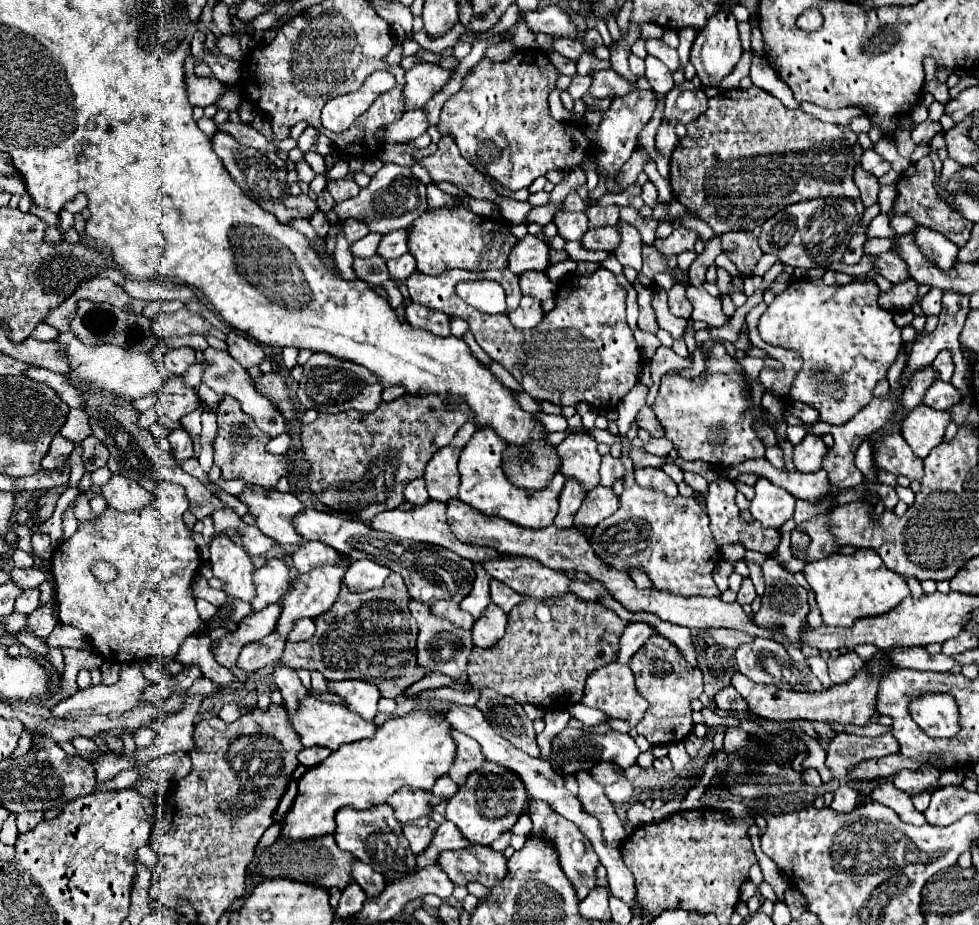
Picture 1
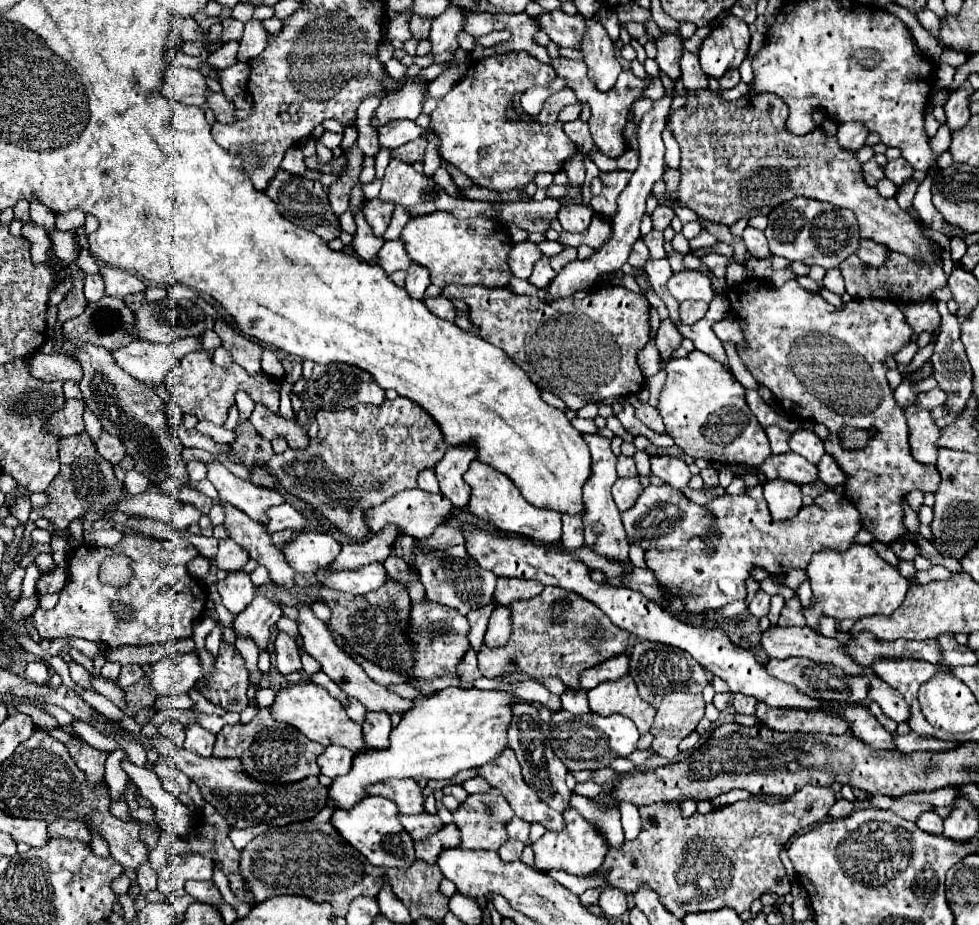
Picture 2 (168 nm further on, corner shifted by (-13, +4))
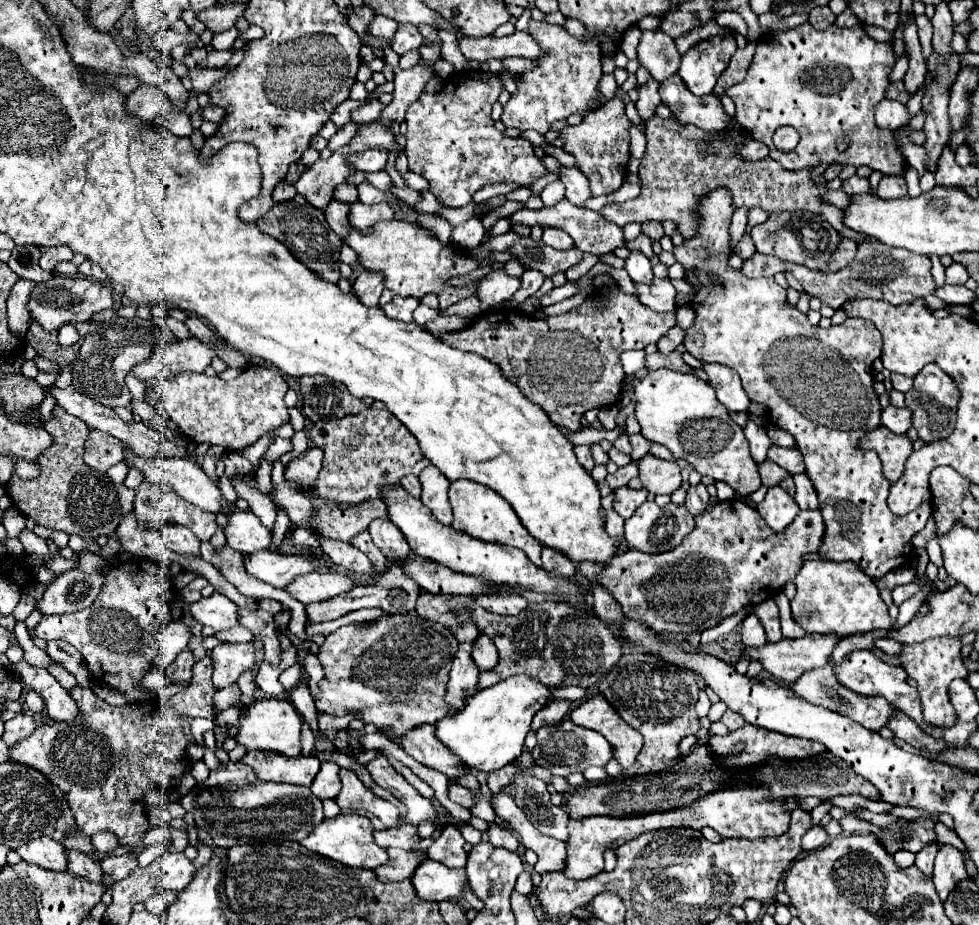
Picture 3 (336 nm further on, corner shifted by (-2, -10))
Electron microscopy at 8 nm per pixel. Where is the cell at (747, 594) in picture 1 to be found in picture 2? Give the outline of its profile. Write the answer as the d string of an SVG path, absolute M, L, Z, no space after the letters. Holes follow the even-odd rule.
M760 590L760 592L754 596L754 600L750 602L748 610L750 610L756 618L768 616L768 610L770 610L770 596L768 596L766 592L762 592L762 590Z

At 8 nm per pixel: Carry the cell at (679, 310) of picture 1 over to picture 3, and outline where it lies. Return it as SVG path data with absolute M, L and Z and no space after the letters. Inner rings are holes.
M673 326L665 336L659 338L657 348L659 348L661 354L669 354L669 352L673 352L683 342L683 338L685 338L685 330L679 328L679 326Z

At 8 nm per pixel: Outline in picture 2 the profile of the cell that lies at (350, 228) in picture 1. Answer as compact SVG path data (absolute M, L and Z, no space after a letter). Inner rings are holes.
M378 198L376 200L368 200L364 204L364 216L366 216L368 224L374 228L376 236L384 236L388 224L390 224L392 212L394 212L394 206L390 206L386 202L378 202Z

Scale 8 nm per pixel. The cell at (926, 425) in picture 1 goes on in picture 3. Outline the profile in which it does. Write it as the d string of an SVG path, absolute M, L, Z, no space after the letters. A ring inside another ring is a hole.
M885 426L877 428L875 432L869 432L859 440L859 448L871 450L875 448L879 452L879 458L883 460L883 472L891 482L897 482L903 476L905 462L913 452L913 442L907 434L893 434Z

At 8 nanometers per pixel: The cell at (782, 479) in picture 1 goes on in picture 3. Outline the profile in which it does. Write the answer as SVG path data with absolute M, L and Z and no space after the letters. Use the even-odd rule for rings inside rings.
M765 460L763 464L759 464L759 474L761 474L763 486L767 486L767 488L779 486L781 480L785 480L785 478L791 476L785 468L779 468L779 464L775 464L771 460Z

